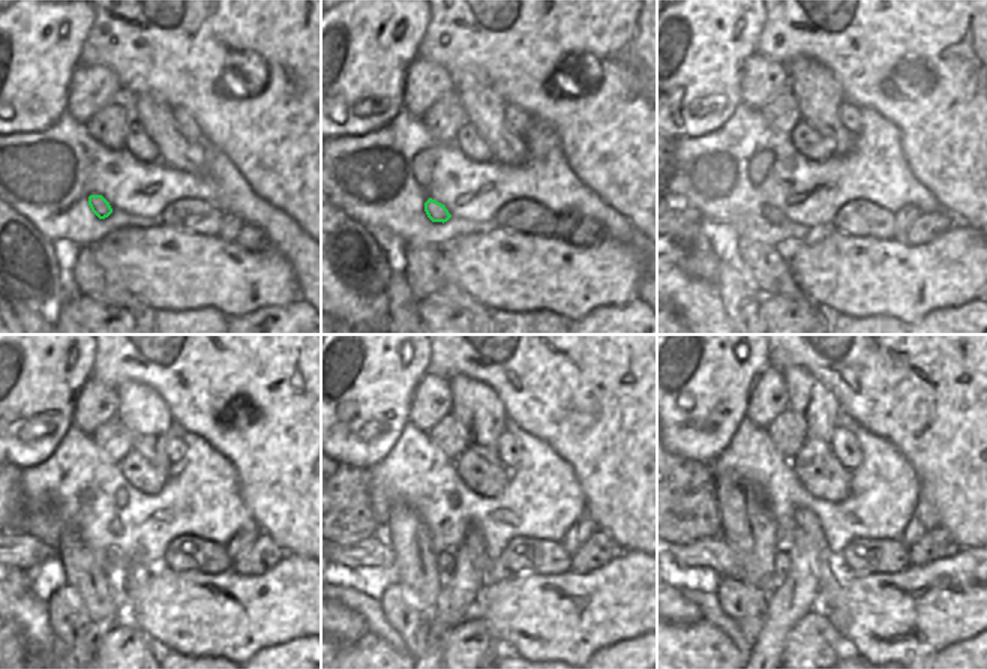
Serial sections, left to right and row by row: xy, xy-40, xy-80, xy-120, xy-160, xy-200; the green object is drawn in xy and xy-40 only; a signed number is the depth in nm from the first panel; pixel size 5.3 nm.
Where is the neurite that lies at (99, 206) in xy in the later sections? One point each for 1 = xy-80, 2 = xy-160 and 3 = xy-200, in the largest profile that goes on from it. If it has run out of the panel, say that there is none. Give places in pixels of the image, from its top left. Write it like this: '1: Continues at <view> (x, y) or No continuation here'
1: Continues at xy-80 (773, 215)
2: Continues at xy-160 (444, 561)
3: Continues at xy-200 (782, 561).

